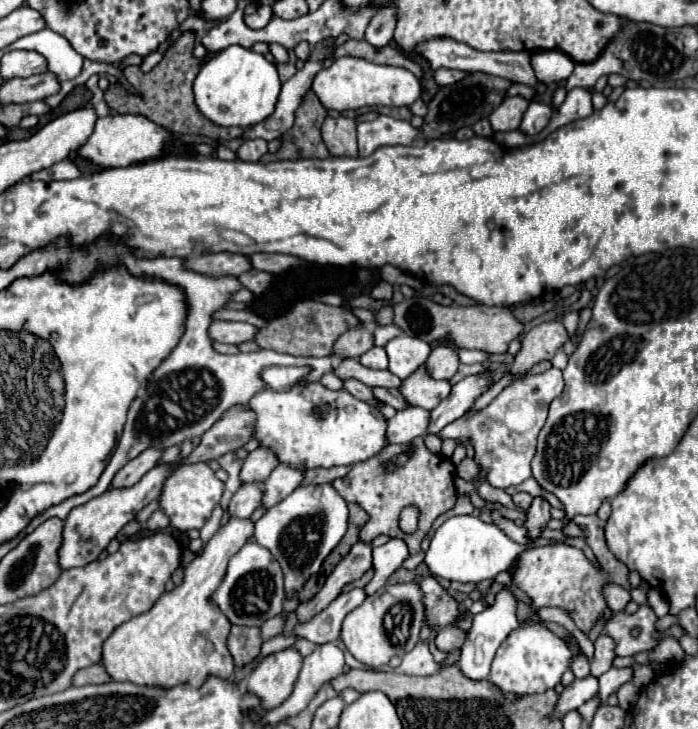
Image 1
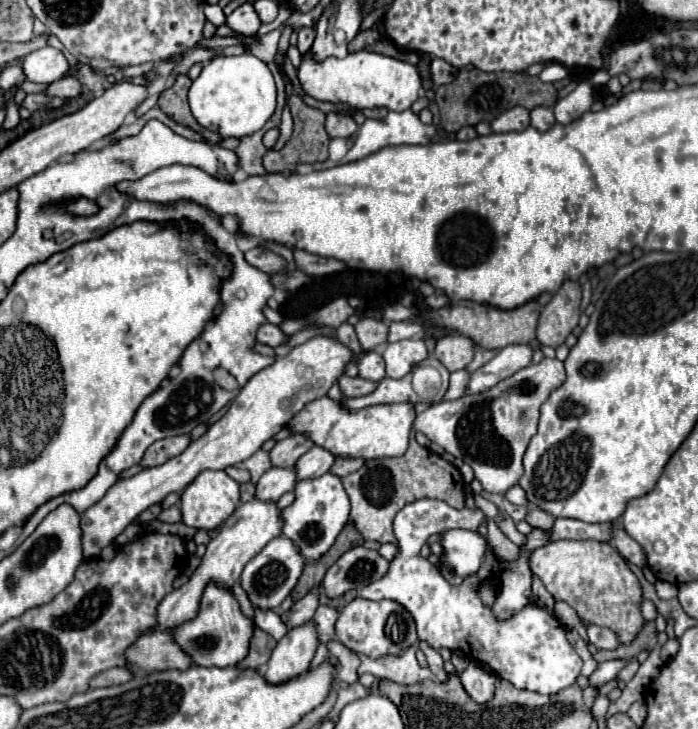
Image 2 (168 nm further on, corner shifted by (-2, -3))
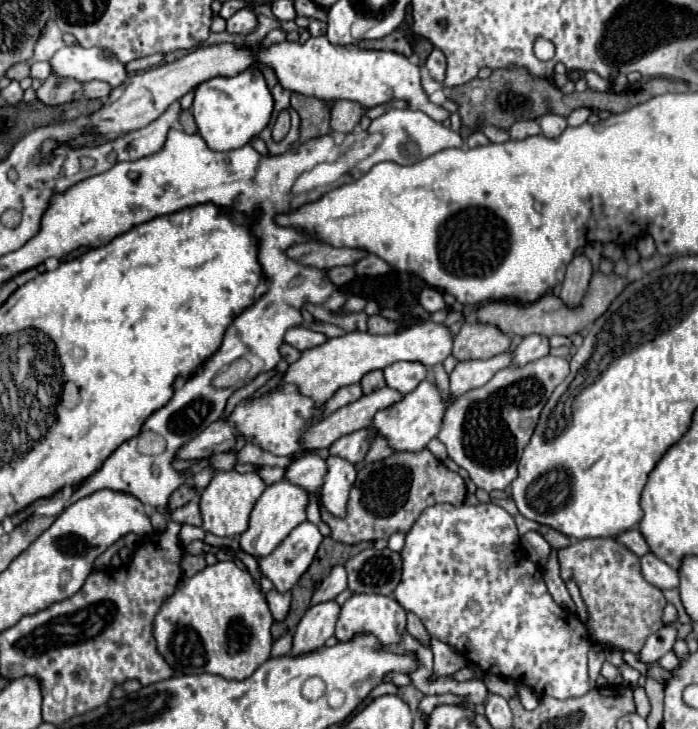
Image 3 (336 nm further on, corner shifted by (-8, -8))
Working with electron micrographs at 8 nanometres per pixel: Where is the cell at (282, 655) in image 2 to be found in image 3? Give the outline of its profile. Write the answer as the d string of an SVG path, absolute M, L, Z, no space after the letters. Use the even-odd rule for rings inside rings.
M335 602L311 606L297 626L297 632L293 636L291 656L299 656L323 648L327 638L335 634L337 618L339 618L339 606Z

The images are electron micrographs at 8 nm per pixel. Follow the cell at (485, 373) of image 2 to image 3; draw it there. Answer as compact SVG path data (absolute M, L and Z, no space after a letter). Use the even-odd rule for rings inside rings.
M531 334L531 336L525 336L521 340L521 344L515 348L513 358L511 358L511 362L513 362L511 366L521 368L529 362L535 362L535 360L547 356L547 354L549 354L549 340L545 336Z

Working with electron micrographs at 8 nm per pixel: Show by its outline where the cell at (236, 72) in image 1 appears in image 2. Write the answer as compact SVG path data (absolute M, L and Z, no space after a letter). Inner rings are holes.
M243 53L237 57L211 59L209 65L203 67L201 75L193 81L189 89L189 105L191 105L191 113L197 119L197 123L213 133L219 133L223 139L225 137L245 137L245 135L259 131L275 111L275 97L277 97L275 81L273 81L269 67L251 53Z

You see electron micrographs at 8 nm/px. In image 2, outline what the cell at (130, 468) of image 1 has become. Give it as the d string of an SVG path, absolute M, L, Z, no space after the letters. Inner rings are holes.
M177 435L177 437L167 437L167 439L161 439L157 443L153 443L147 451L145 451L145 457L141 461L143 467L157 467L157 465L163 465L165 461L169 461L171 457L177 457L181 455L191 443L191 435Z

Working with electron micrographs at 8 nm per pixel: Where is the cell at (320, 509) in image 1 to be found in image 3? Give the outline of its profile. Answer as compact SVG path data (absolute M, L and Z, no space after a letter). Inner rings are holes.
M329 456L327 474L321 486L321 504L331 516L345 518L349 490L351 484L355 482L355 474L357 472L351 462L337 456Z

